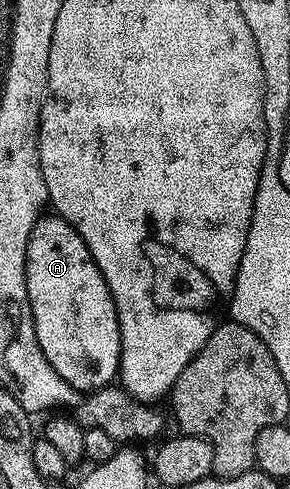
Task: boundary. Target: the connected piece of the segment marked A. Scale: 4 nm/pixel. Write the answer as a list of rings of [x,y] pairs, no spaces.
[[[40,216],[33,224],[27,241],[27,259],[25,260],[25,284],[27,299],[31,305],[33,324],[37,332],[37,344],[45,352],[45,360],[53,364],[53,372],[61,376],[80,392],[100,390],[116,381],[119,373],[119,353],[121,352],[121,332],[117,320],[117,308],[113,296],[105,284],[105,276],[97,268],[85,240],[58,216]]]

